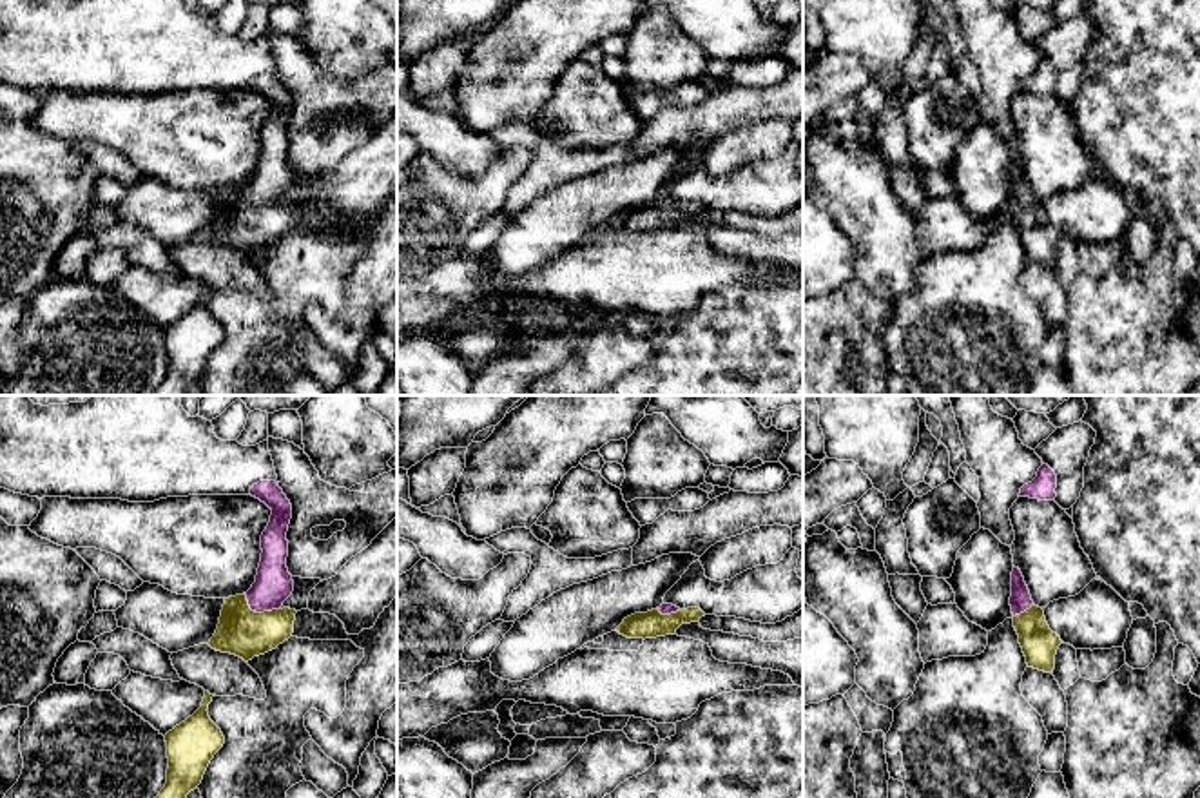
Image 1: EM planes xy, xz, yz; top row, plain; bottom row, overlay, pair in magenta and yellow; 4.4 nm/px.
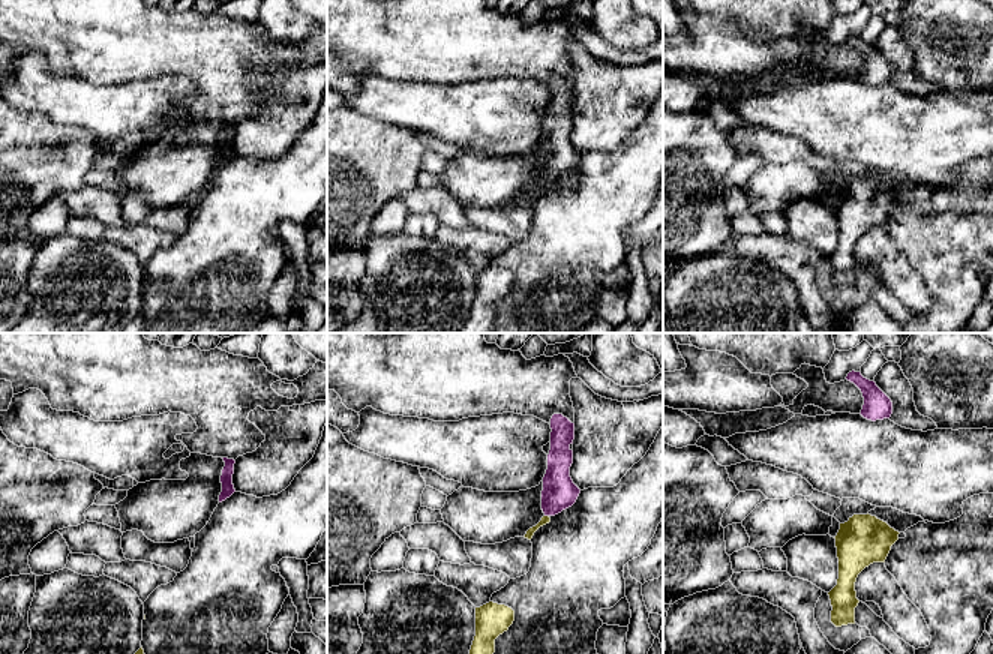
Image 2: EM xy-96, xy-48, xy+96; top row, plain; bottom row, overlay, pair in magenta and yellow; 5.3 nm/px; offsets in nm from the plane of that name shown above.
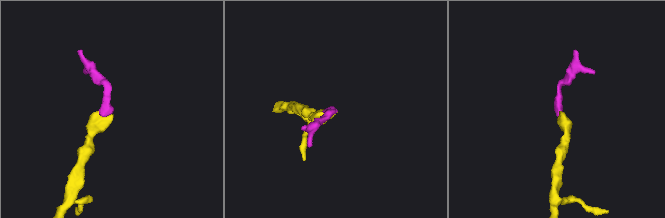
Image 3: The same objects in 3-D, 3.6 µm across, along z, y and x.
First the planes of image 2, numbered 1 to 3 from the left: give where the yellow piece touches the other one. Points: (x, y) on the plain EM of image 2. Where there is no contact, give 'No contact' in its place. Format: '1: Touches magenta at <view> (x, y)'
1: No contact
2: Touches magenta at xy-48 (546, 179)
3: No contact

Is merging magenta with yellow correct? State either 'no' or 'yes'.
yes

